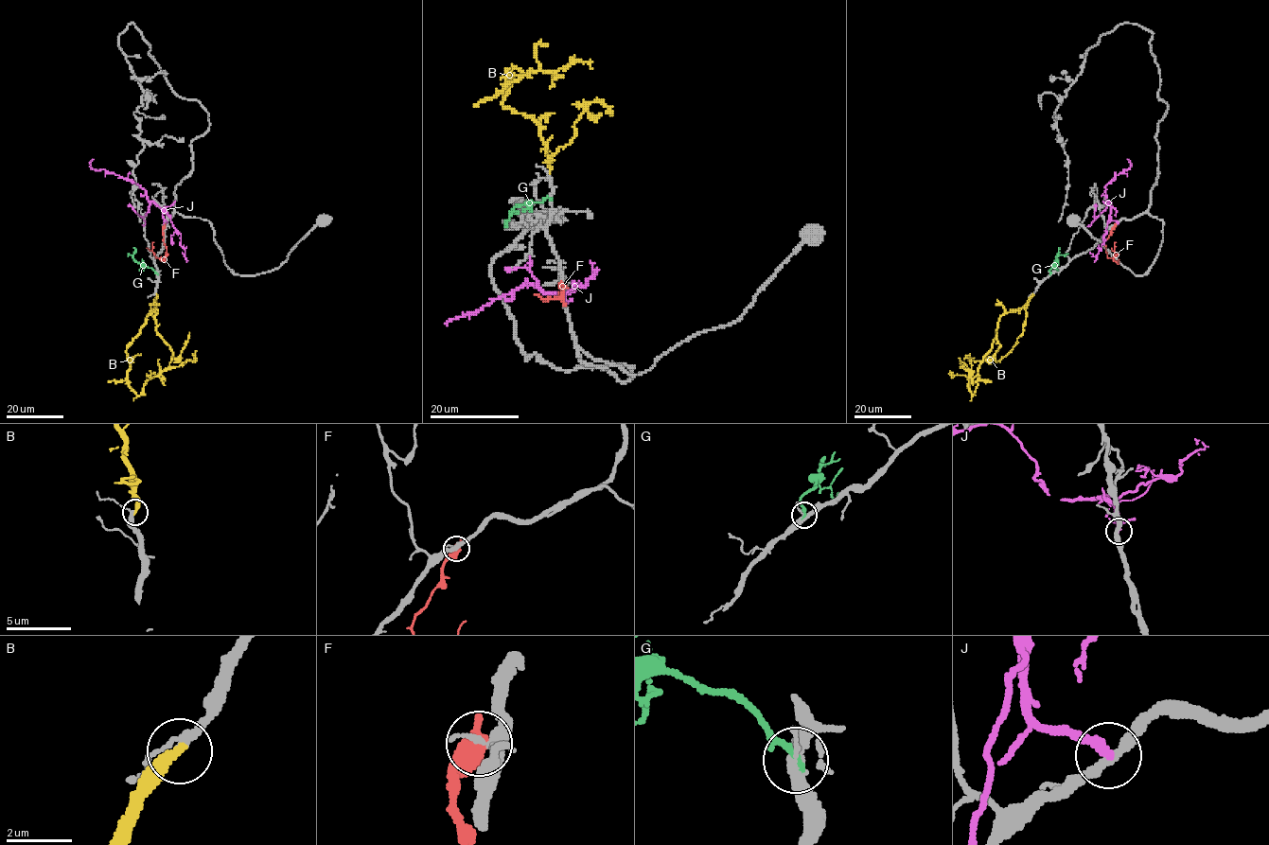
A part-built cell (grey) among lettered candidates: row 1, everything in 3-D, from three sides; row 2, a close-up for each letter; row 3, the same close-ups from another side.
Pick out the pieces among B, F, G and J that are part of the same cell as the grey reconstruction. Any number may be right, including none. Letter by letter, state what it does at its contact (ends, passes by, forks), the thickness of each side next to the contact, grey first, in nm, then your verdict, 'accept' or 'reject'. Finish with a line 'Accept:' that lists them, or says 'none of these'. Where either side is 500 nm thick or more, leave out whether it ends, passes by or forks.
B: it ends there; 220 nm thick on the grey side, 320 nm on the other; accept
F: 280 nm thick on the grey side, 600 nm on the other; reject
G: it ends there; 380 nm thick on the grey side, 240 nm on the other; reject
J: it ends there; 320 nm thick on the grey side, 320 nm on the other; reject
Accept: B

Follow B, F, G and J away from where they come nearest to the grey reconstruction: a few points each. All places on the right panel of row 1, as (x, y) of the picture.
B: (1032, 294), (1024, 305), (1000, 317), (994, 343), (978, 369), (972, 395), (969, 373), (961, 361)
F: (1114, 226), (1104, 241), (1106, 255), (1114, 259), (1116, 241)
G: (1050, 273), (1059, 255), (1068, 254)
J: (1118, 222), (1111, 219), (1105, 185), (1129, 167), (1126, 159)

